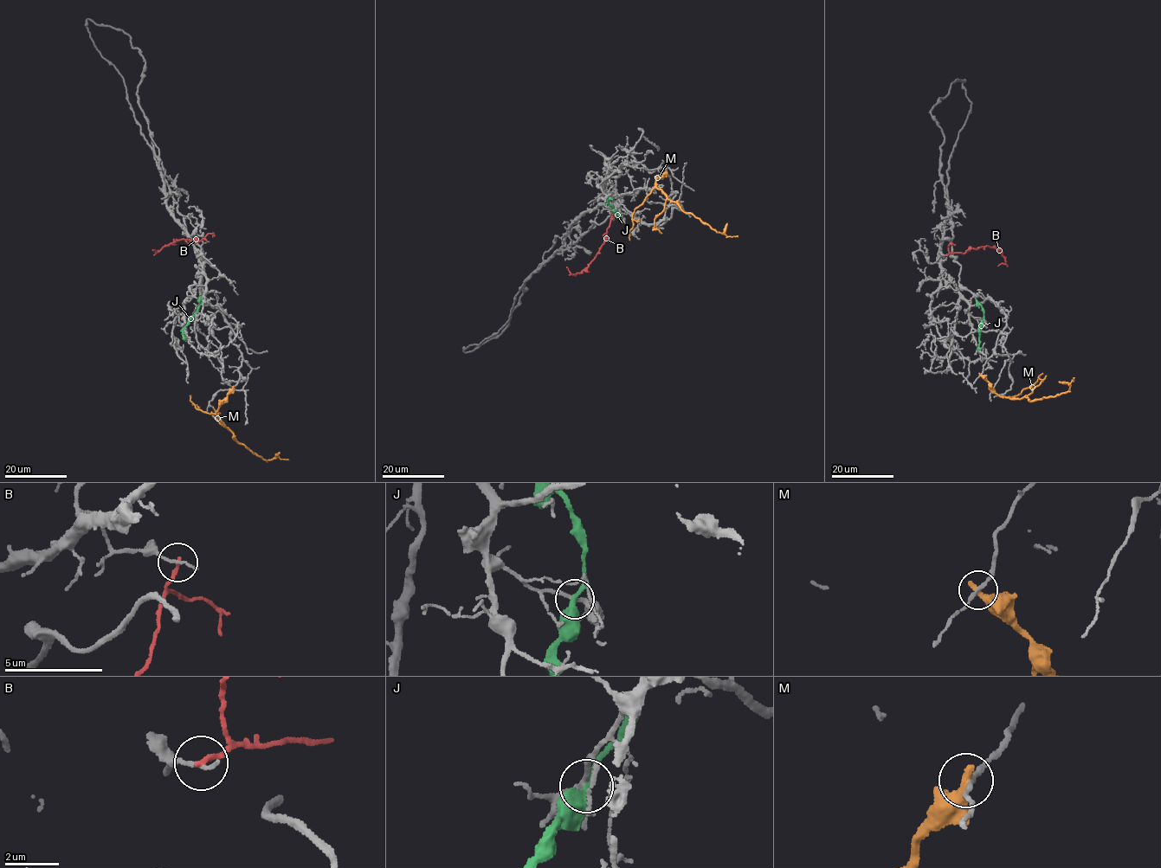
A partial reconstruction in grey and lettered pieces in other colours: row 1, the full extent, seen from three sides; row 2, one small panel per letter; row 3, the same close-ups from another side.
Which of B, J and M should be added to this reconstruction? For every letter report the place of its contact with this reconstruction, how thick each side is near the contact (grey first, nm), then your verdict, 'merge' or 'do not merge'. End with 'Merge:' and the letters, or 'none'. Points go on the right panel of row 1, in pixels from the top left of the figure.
B: (945, 255) | 180/200 nm | do not merge
J: (982, 320) | 240/360 nm | merge
M: (980, 375) | 160/440 nm | do not merge
Merge: J

